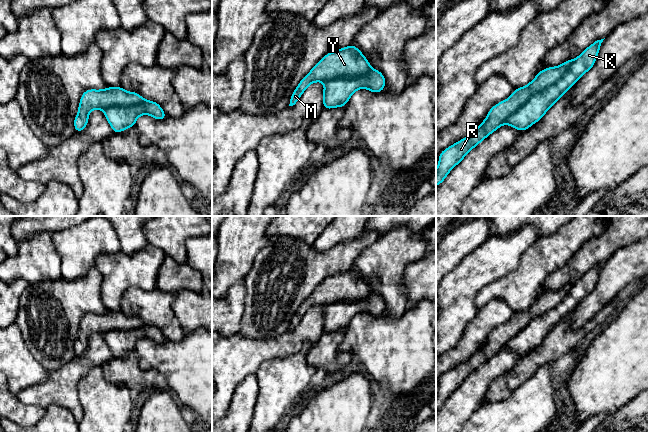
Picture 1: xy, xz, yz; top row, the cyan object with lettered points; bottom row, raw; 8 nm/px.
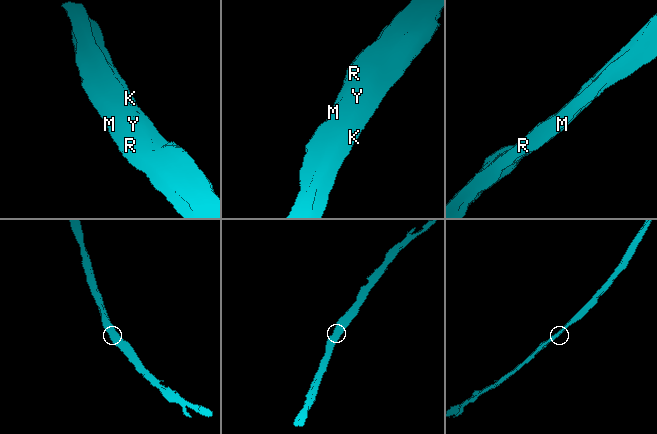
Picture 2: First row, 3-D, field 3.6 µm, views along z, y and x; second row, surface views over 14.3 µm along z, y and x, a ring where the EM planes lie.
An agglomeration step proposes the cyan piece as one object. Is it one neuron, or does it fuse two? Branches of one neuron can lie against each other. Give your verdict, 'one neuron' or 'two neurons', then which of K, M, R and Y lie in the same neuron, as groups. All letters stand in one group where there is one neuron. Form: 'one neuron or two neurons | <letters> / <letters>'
two neurons | K / M R Y

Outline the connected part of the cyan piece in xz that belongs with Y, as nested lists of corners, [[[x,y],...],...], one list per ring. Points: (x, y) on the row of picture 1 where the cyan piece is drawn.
[[[353,44],[326,54],[300,81],[291,95],[289,106],[297,103],[306,88],[314,82],[327,83],[336,78],[355,78],[365,75],[370,63]]]

